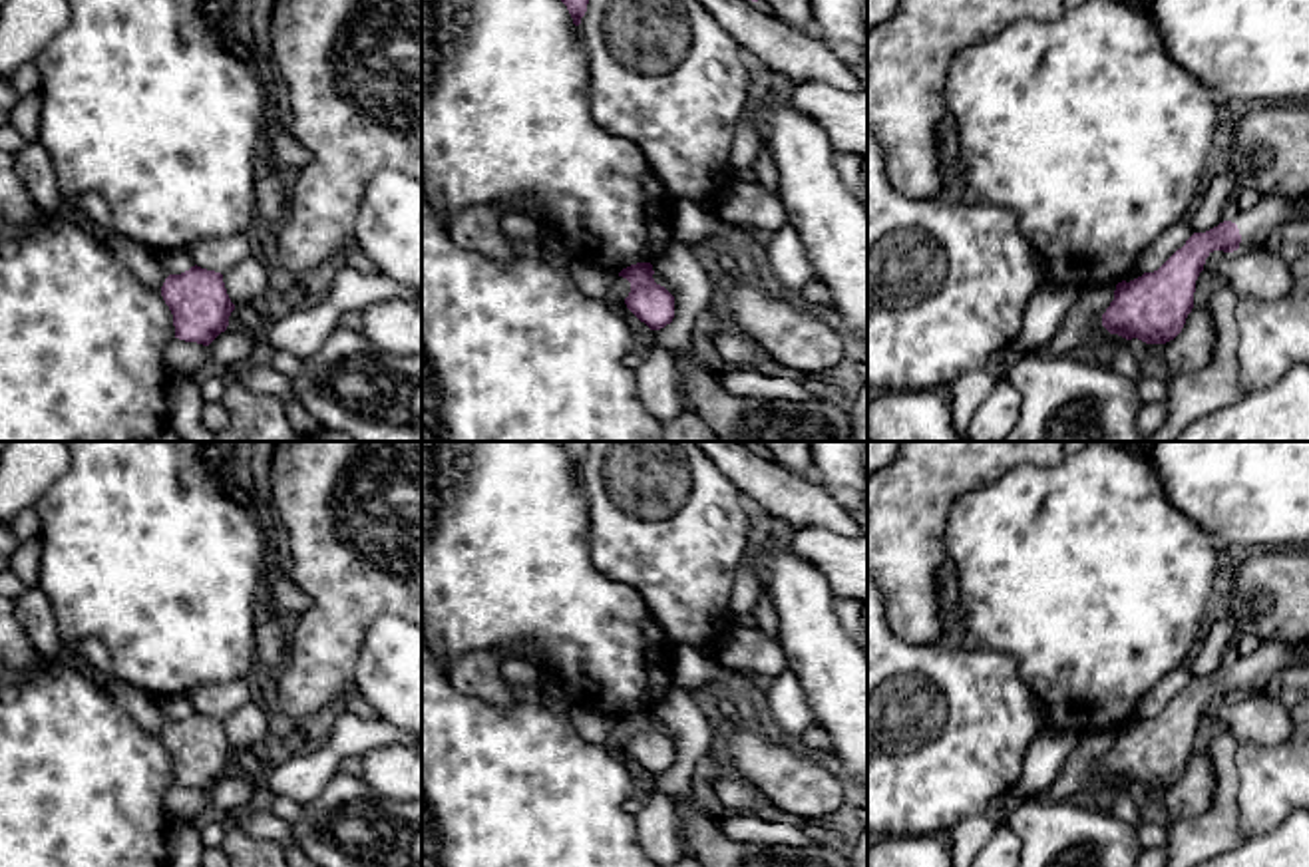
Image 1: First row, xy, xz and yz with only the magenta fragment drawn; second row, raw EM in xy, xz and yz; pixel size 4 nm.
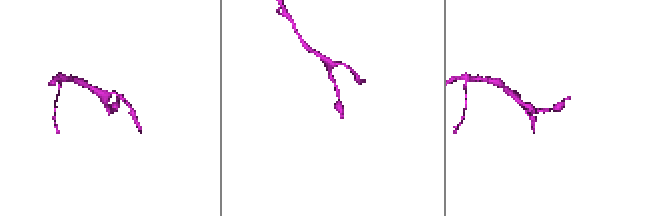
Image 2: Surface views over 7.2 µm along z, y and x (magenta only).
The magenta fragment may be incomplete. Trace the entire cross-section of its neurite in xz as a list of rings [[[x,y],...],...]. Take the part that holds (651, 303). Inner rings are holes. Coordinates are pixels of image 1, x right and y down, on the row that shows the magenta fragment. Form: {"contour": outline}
{"contour": [[[637,262],[619,272],[631,282],[627,308],[651,330],[660,330],[674,318],[674,296],[653,278],[651,262]]]}

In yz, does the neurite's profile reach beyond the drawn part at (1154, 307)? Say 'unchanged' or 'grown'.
grown

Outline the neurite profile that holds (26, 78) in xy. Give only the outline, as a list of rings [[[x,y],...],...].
[[[26,62],[20,66],[8,80],[8,84],[20,93],[32,93],[40,89],[42,76],[34,62]]]

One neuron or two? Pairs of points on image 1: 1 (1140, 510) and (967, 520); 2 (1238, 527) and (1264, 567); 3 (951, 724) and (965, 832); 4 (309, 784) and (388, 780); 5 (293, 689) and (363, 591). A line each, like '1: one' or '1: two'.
1: one
2: two
3: two
4: two
5: one

